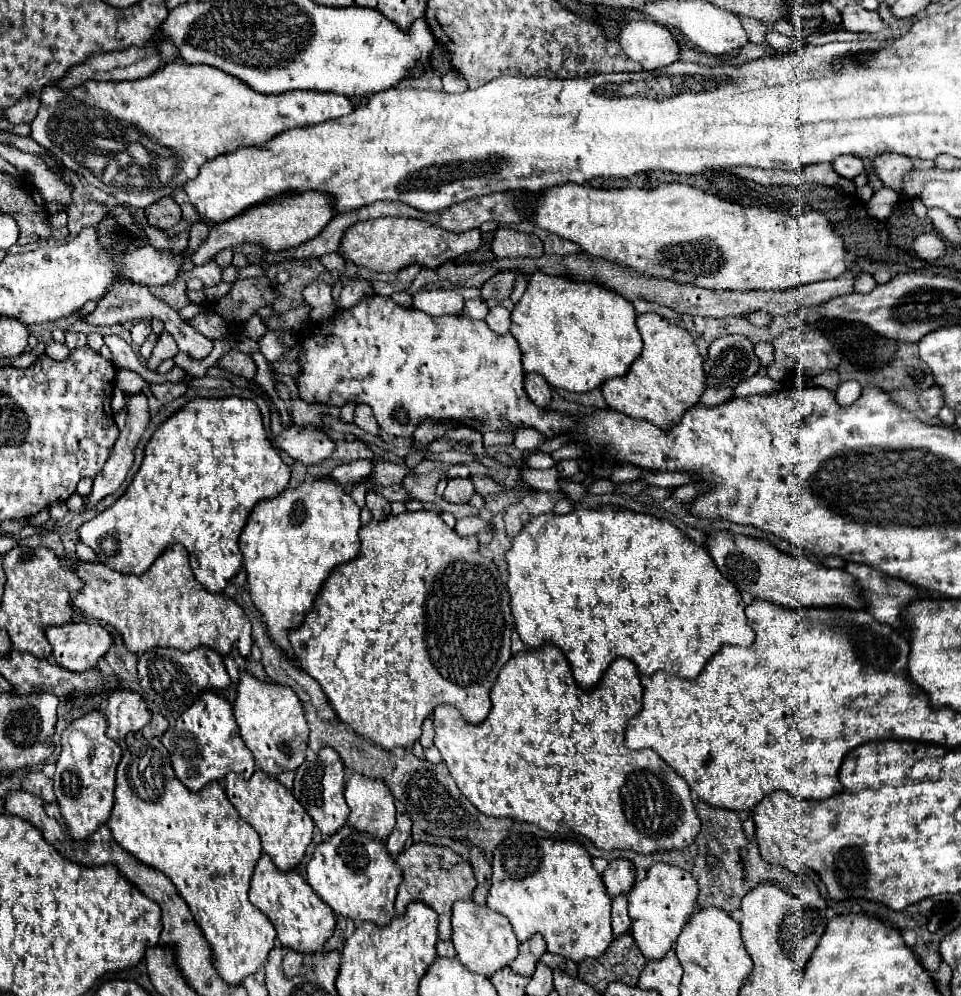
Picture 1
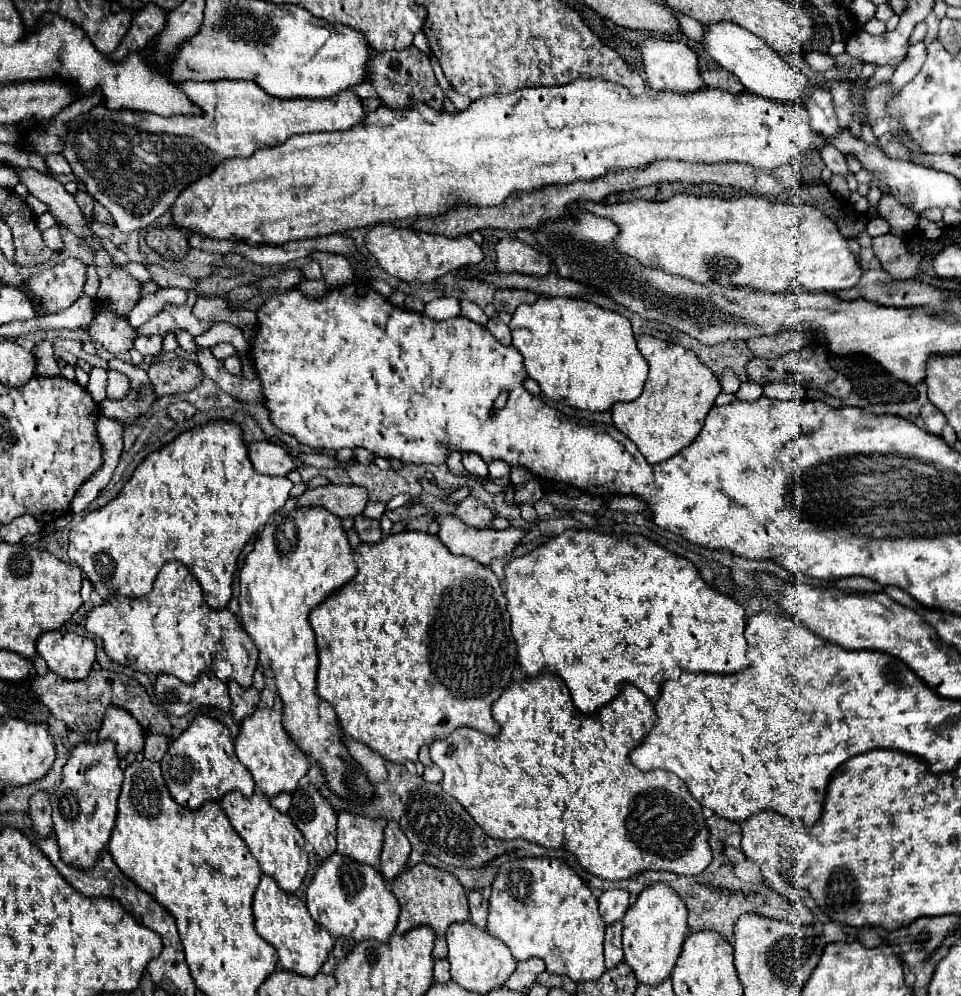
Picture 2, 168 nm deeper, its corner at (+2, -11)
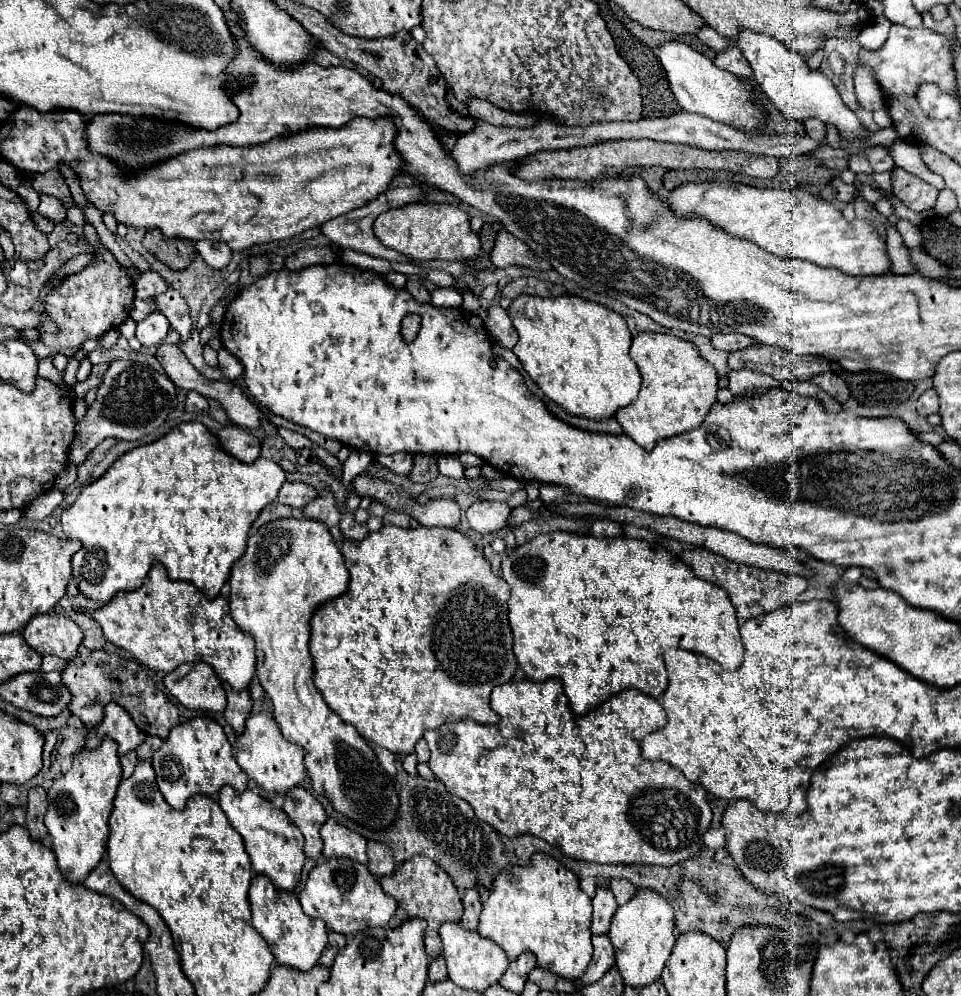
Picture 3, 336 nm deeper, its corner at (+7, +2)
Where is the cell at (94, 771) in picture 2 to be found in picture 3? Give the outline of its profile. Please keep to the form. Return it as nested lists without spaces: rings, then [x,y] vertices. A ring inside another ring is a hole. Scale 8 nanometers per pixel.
[[[108,736],[102,740],[100,748],[96,750],[82,750],[74,756],[74,766],[70,772],[66,772],[58,782],[54,782],[48,790],[48,812],[44,816],[44,824],[48,828],[48,834],[52,838],[52,850],[56,852],[60,872],[66,880],[72,880],[72,884],[84,882],[84,878],[92,872],[92,868],[98,866],[106,852],[108,842],[108,816],[112,812],[112,802],[118,790],[118,784],[122,780],[122,766],[116,752],[116,742],[108,740]]]

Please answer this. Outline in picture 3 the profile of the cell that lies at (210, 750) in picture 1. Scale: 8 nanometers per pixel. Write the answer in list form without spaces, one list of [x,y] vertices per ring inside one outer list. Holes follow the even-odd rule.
[[[194,718],[186,724],[174,726],[164,744],[154,752],[152,766],[156,770],[158,790],[174,810],[182,810],[194,794],[214,796],[222,786],[232,786],[234,790],[244,792],[248,786],[248,776],[236,764],[222,726],[212,718]]]

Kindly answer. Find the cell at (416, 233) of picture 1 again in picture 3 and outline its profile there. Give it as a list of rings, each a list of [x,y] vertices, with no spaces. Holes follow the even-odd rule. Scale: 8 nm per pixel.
[[[406,204],[402,208],[388,210],[376,218],[374,234],[384,246],[410,256],[414,262],[424,260],[458,262],[466,258],[476,258],[480,252],[480,238],[476,232],[472,232],[468,214],[452,204],[434,204],[434,206]]]

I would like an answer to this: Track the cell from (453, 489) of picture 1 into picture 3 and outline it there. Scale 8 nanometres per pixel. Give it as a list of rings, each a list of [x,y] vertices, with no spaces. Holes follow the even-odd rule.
[[[476,500],[466,512],[472,530],[478,534],[492,534],[508,528],[510,514],[512,508],[506,502],[486,502],[486,500]]]

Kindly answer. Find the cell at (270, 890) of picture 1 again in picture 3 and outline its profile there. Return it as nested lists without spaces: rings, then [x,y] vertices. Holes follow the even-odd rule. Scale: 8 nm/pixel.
[[[254,876],[250,884],[248,900],[252,910],[252,924],[258,930],[258,934],[268,942],[276,958],[276,964],[290,966],[300,972],[308,972],[312,966],[318,964],[318,958],[328,942],[326,924],[318,918],[306,916],[294,894],[276,890],[266,876]]]

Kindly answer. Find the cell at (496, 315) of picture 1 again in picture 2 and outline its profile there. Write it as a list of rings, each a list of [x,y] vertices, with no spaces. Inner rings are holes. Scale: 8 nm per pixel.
[[[489,319],[489,323],[487,323],[487,329],[491,331],[491,335],[499,341],[499,343],[503,343],[503,345],[511,345],[511,331],[509,331],[509,327],[501,321],[501,319]]]

